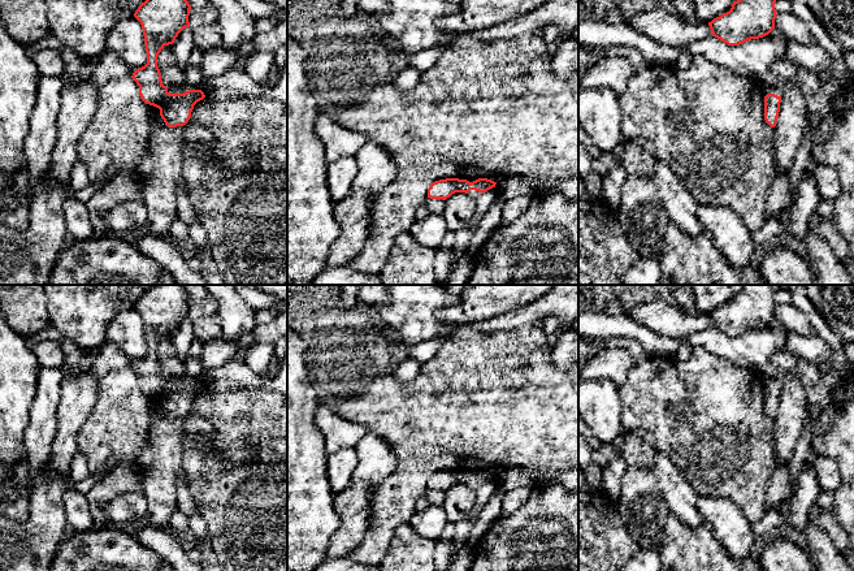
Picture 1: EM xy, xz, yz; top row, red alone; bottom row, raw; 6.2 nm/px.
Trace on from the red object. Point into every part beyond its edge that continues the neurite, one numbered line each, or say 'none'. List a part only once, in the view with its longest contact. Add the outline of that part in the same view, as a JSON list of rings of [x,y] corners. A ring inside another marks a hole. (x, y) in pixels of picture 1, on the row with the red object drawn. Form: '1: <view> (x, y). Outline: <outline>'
none

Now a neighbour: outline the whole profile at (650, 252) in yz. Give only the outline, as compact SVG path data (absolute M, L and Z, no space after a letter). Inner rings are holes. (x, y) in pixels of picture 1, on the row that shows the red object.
M669 224L659 245L642 246L637 251L642 259L656 260L660 264L663 276L659 285L768 285L762 272L750 264L742 268L732 267L716 250L707 232L690 237Z

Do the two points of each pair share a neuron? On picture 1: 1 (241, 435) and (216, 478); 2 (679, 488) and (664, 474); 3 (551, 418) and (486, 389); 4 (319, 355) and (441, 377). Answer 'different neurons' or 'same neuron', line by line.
1: different neurons
2: same neuron
3: same neuron
4: different neurons

